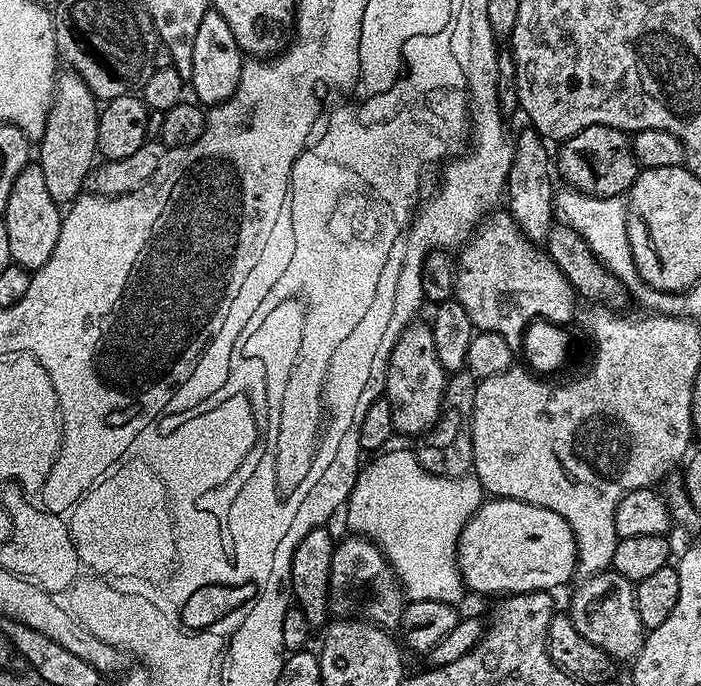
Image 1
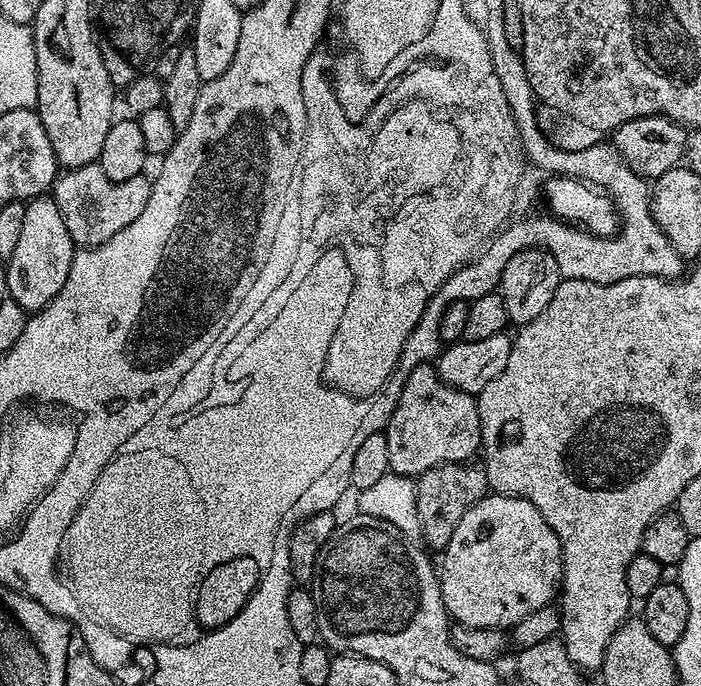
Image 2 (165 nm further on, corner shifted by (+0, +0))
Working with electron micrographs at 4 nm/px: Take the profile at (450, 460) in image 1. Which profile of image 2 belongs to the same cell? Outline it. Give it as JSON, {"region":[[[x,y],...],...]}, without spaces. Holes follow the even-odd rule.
{"region":[[[476,462],[463,464],[439,464],[426,470],[415,481],[416,505],[420,522],[419,533],[425,536],[436,550],[443,550],[450,542],[450,534],[454,534],[454,526],[482,497],[489,495],[488,479],[483,467]]]}

